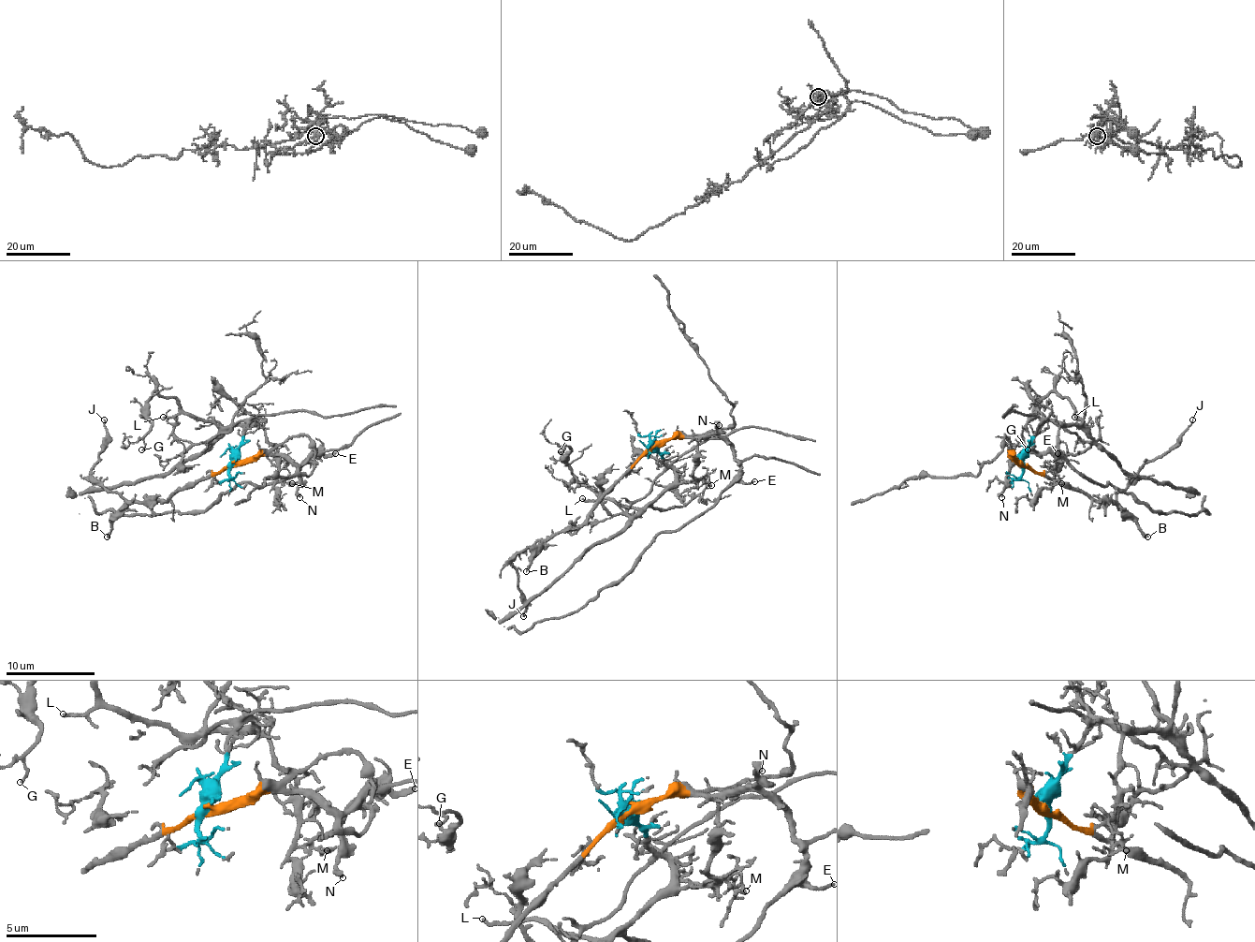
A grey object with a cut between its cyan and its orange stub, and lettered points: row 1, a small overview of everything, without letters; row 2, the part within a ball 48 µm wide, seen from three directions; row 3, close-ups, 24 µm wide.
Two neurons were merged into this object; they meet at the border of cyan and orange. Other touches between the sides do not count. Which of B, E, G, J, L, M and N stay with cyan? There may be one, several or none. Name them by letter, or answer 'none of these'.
G, L, M

